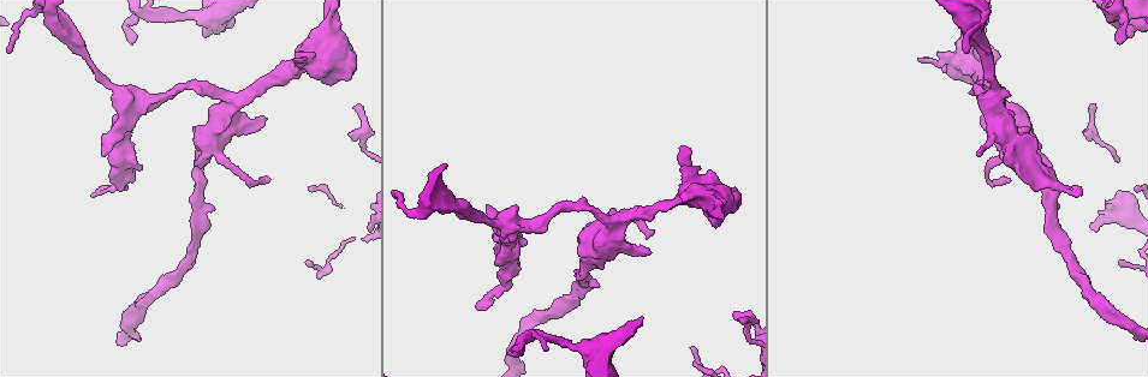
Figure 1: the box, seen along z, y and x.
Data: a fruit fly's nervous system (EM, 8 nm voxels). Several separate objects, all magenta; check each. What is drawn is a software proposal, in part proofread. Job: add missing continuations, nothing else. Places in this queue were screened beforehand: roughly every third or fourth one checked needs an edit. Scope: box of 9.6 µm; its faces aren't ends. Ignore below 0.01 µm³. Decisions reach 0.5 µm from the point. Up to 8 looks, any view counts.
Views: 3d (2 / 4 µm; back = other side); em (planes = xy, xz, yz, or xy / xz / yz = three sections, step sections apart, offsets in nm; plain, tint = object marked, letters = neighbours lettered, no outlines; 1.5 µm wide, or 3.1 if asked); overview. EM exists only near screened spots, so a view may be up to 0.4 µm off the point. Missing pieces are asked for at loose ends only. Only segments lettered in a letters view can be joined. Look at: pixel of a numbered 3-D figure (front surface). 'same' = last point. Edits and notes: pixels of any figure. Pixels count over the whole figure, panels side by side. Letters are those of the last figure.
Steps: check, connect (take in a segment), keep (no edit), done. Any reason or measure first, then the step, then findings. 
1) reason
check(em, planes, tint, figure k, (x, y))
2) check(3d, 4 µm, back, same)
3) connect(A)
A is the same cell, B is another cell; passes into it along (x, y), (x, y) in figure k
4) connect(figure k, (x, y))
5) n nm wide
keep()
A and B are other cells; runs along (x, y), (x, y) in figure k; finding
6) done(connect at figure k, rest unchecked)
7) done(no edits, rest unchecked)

free end
check(3d, 4 µm, figure 1, (332, 84))

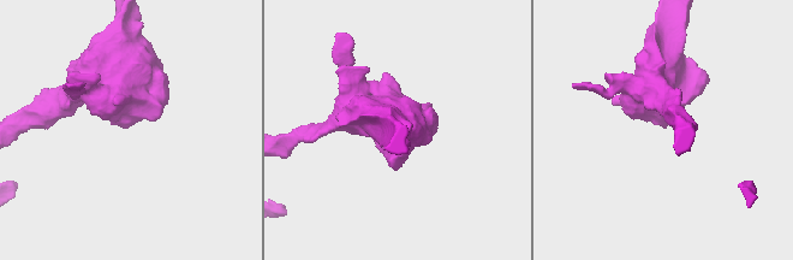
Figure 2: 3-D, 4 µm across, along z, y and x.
arms of 340, 700 nm; now the EM
check(em, xz, step 8, letters, figure 2, (130, 125))

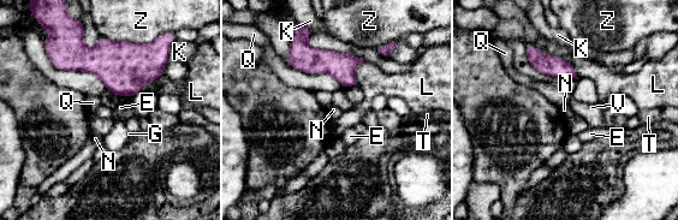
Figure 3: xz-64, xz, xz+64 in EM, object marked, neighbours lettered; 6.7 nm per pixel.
keep()
E, G, K, L, N, Q, T, V and Z are other cells; runs along (295, 25), (316, 60), (354, 81) in figure 3; no lettered segment goes on from it

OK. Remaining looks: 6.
branch stops here
check(em, yz, step 4, letters, figure 1, (294, 59))

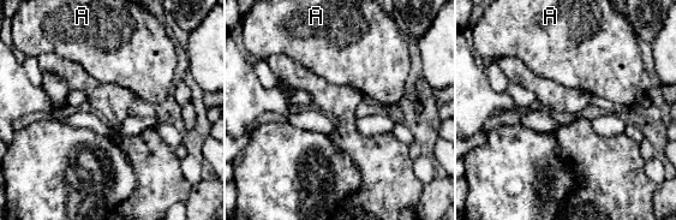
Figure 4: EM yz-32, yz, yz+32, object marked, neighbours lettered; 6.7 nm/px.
cut it another way
check(em, xy, step 4, letters, same)

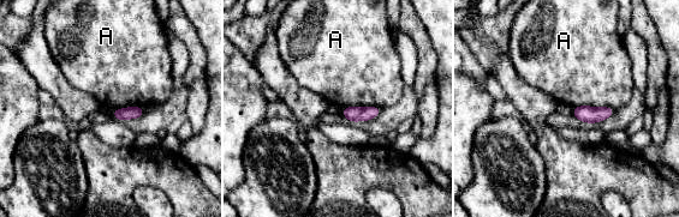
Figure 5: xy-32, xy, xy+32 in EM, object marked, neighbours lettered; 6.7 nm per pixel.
keep()
A is another cell; border along (573, 107), (595, 106), (614, 109) in figure 5; none of them fits

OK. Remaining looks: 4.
branch stops here
check(em, planes, letters, figure 1, (356, 105))

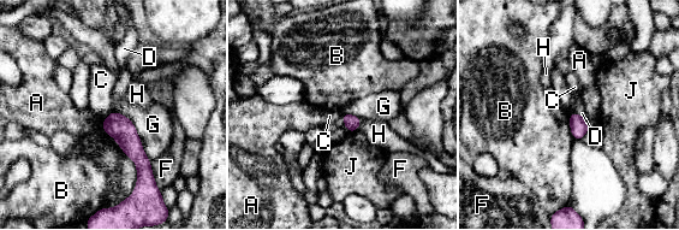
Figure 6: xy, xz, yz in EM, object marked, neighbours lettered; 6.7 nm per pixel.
100 nm wide
keep()
A, B, C, D, F, G, H and J are other cells; border along (575, 111), (588, 121) in figure 6; no lettered segment goes on from it

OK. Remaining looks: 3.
done(no edits, rest unchecked)

